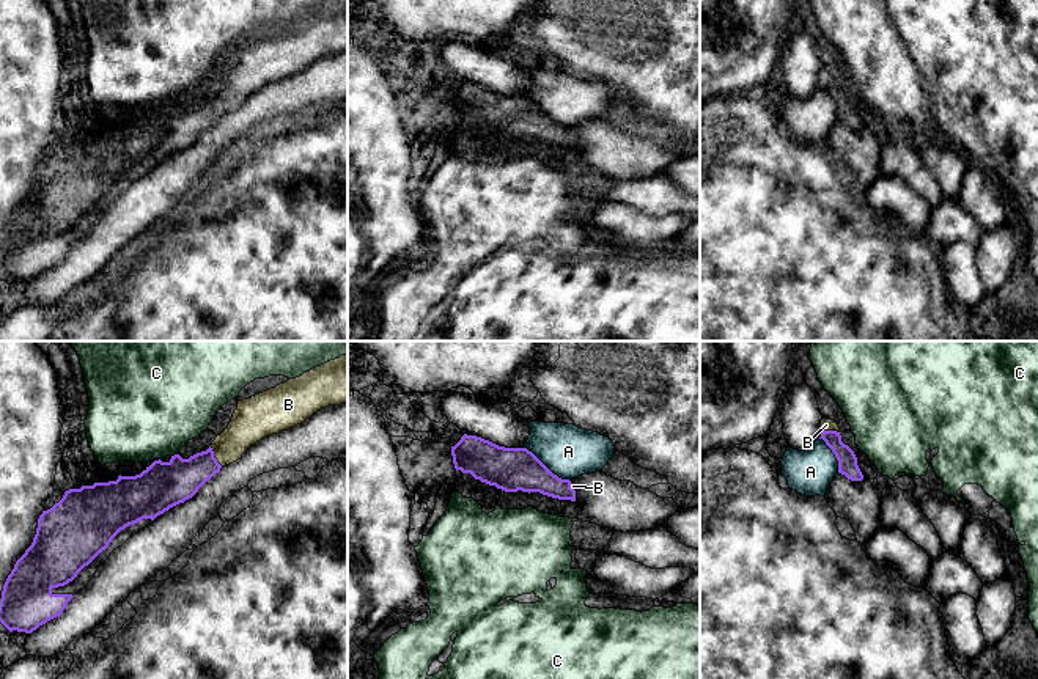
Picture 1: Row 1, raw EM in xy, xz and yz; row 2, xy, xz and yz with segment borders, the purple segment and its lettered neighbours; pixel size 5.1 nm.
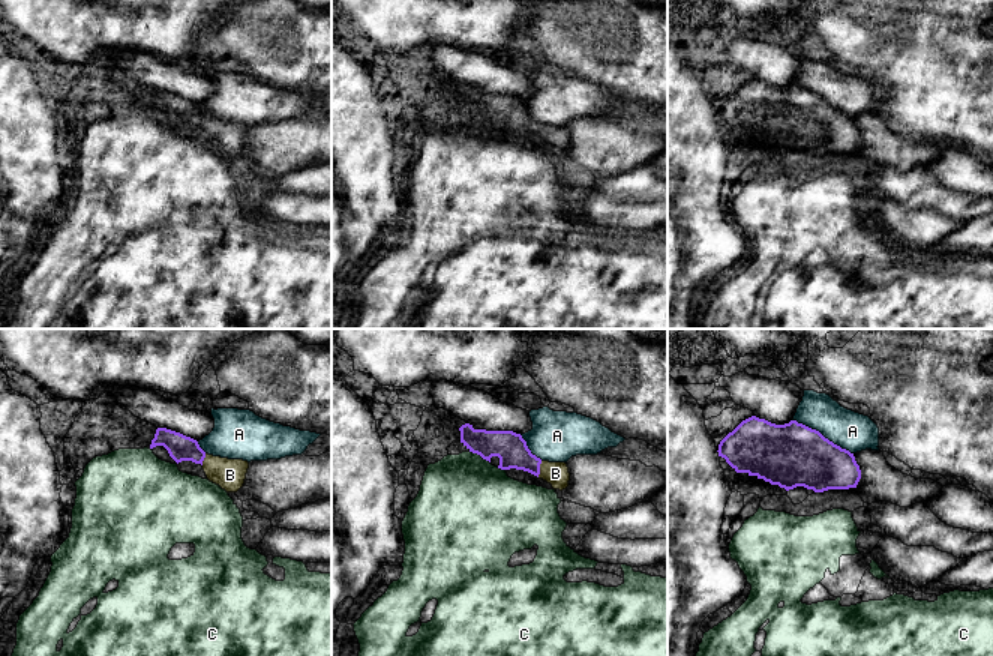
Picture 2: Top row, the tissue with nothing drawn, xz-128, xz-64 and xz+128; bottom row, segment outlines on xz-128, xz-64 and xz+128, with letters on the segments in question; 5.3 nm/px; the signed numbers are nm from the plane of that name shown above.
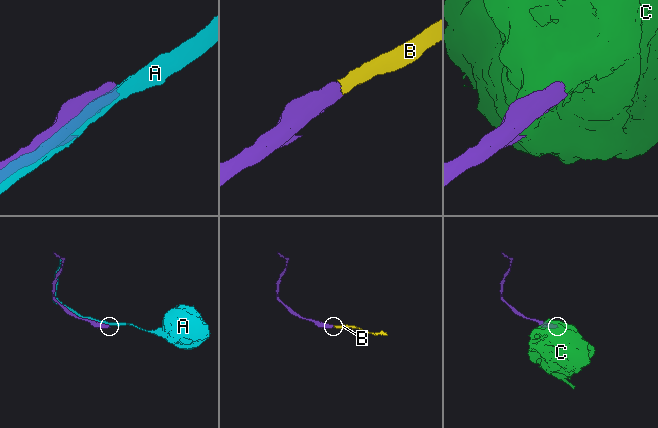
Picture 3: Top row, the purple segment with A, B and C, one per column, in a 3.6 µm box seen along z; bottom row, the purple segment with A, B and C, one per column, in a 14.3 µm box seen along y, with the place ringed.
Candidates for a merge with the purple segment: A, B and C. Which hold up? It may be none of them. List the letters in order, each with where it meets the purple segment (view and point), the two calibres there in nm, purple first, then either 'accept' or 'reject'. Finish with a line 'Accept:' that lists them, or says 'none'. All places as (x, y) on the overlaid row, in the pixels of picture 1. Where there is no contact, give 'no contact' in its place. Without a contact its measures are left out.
A: meets purple in xz at (544, 466); 220 nm thick on the purple side, 260 nm on the other; reject
B: meets purple in xy at (213, 456); 220 nm thick on the purple side, 190 nm on the other; accept
C: meets purple in xy at (175, 455); 240 nm thick on the purple side, 480 nm on the other; reject
Accept: B

